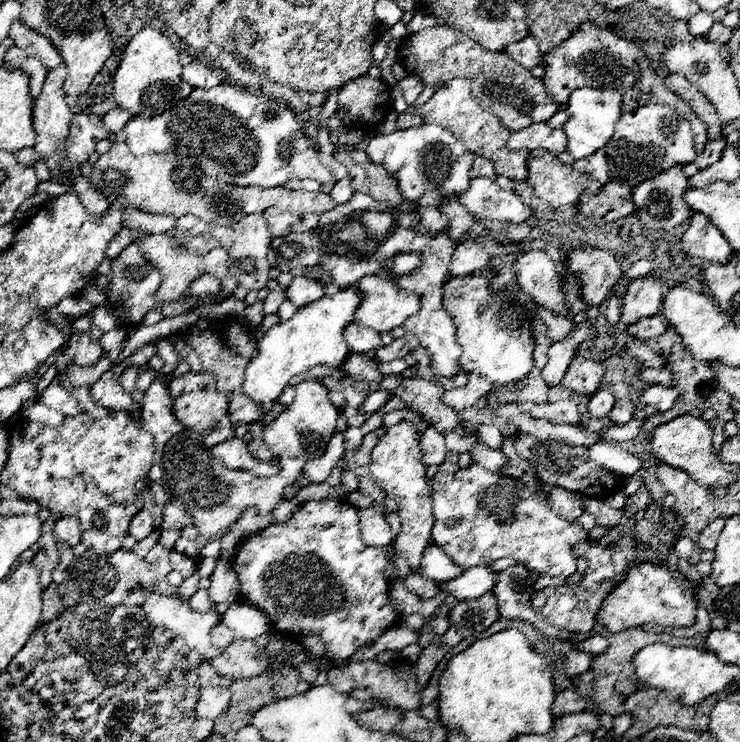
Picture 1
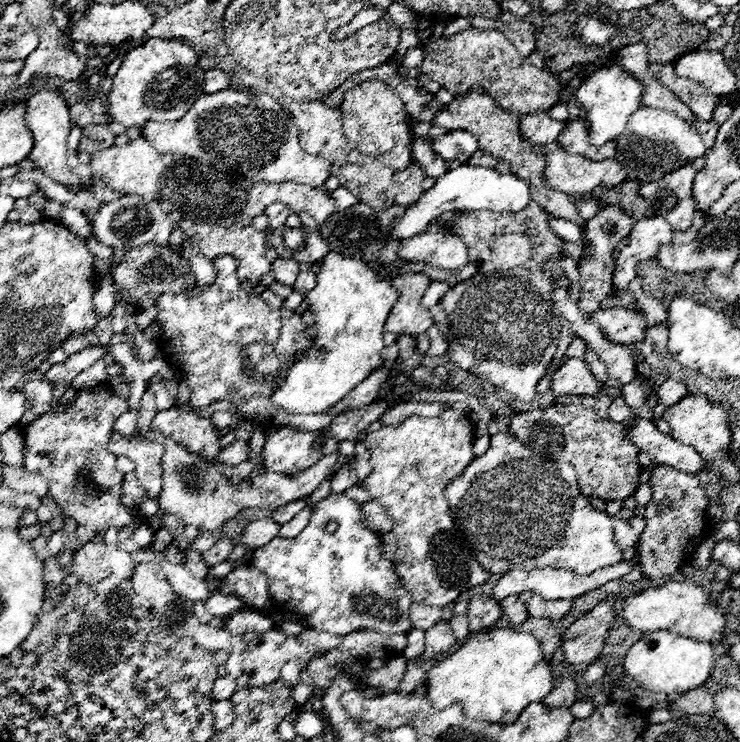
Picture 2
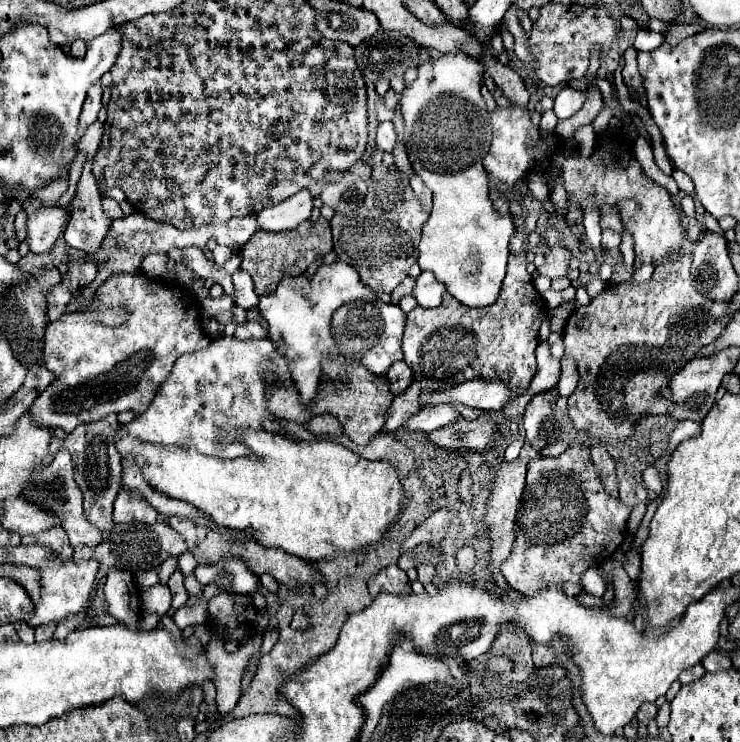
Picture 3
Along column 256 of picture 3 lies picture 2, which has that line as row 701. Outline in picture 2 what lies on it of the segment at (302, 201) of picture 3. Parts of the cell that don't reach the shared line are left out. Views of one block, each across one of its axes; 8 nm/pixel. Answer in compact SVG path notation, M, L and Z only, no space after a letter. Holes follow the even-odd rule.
M232 676L216 678L214 688L212 688L212 700L214 700L214 702L228 700L234 692L236 692L236 678L232 678Z

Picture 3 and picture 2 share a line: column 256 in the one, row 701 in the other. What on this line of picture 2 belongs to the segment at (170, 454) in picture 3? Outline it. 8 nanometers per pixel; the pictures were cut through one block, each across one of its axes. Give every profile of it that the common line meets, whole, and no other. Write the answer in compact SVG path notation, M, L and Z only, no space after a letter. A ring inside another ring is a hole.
M496 628L468 638L458 652L438 662L428 674L426 698L436 710L458 702L470 720L512 724L528 704L542 702L550 694L552 682L550 666L542 658L538 640L532 634Z

